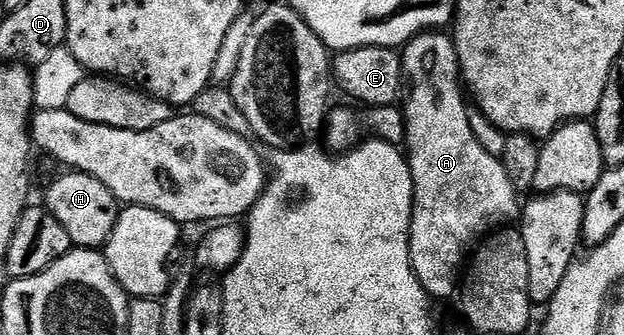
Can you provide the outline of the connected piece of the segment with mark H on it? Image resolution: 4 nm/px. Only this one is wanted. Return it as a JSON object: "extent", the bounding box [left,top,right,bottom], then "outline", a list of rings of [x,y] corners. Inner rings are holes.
{"extent":[43,172,119,250],"outline":[[[61,172],[49,186],[43,205],[55,216],[67,230],[67,236],[74,247],[82,250],[97,250],[104,247],[106,240],[117,223],[119,203],[117,197],[107,188],[107,184],[99,184],[95,176],[87,176],[80,172]]]}

